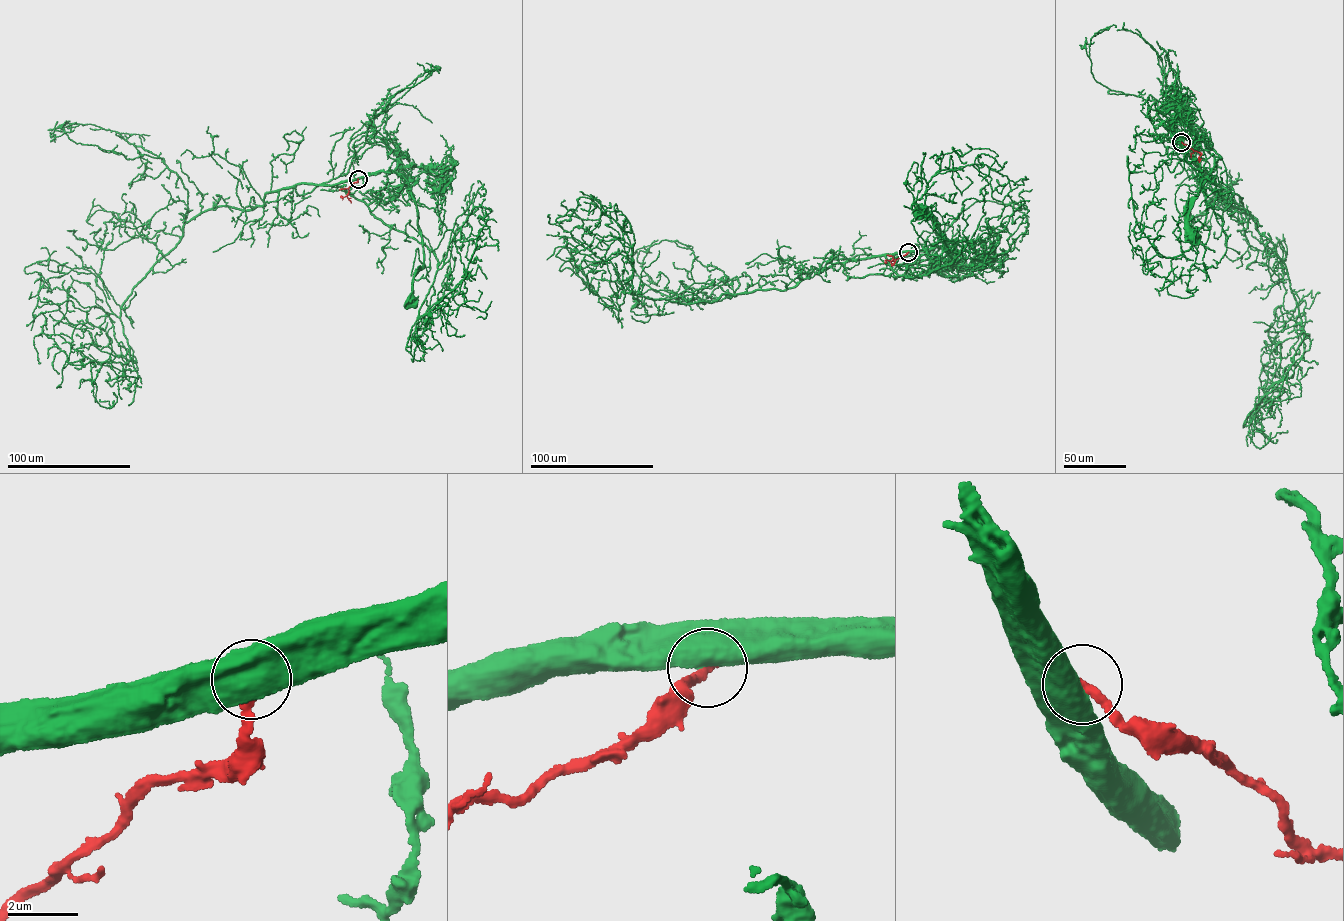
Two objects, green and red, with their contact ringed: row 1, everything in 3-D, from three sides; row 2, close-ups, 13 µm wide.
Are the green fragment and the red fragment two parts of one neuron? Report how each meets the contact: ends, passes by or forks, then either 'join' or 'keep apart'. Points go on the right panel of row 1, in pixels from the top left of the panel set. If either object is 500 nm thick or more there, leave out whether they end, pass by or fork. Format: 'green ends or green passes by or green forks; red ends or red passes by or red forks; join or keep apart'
keep apart

